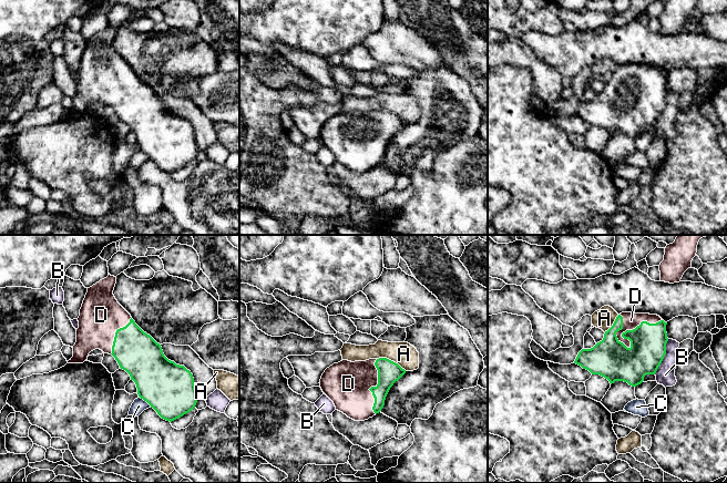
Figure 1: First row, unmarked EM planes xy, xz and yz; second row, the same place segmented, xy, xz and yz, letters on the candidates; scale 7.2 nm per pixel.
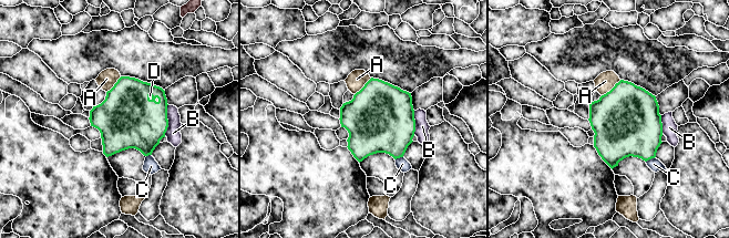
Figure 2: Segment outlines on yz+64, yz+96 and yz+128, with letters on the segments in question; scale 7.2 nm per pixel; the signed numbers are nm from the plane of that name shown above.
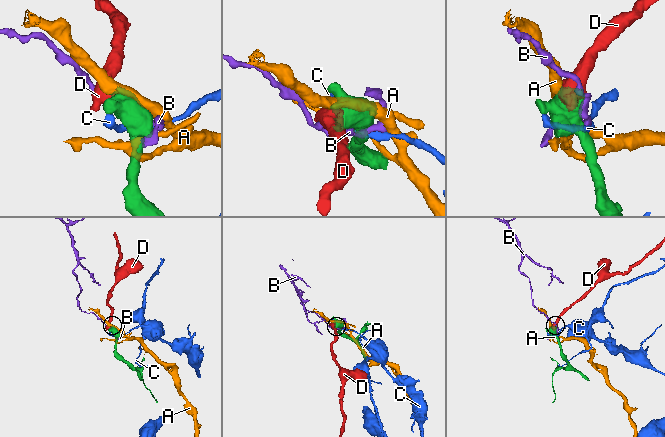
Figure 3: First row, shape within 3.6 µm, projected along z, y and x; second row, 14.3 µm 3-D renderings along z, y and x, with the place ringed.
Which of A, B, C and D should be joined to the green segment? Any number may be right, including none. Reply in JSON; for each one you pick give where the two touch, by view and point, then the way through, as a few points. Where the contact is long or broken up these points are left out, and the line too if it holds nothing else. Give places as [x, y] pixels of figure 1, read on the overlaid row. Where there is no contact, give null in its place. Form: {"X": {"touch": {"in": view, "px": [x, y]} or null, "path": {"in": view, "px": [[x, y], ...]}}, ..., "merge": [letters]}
{"D": {"touch": {"in": "yz", "px": [627, 330]}}, "merge": ["D"]}

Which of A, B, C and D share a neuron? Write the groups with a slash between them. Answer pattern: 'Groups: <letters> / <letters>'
Groups: A / B / C / D

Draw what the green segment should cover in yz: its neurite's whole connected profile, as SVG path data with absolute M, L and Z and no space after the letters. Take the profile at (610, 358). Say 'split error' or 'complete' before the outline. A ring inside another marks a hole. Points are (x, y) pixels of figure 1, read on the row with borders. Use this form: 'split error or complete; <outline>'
split error; M622 312L613 326L605 331L602 341L591 349L582 349L574 363L588 370L592 374L600 374L610 383L627 382L636 387L644 381L646 374L655 374L666 354L668 341L666 325L659 316L649 314Z

